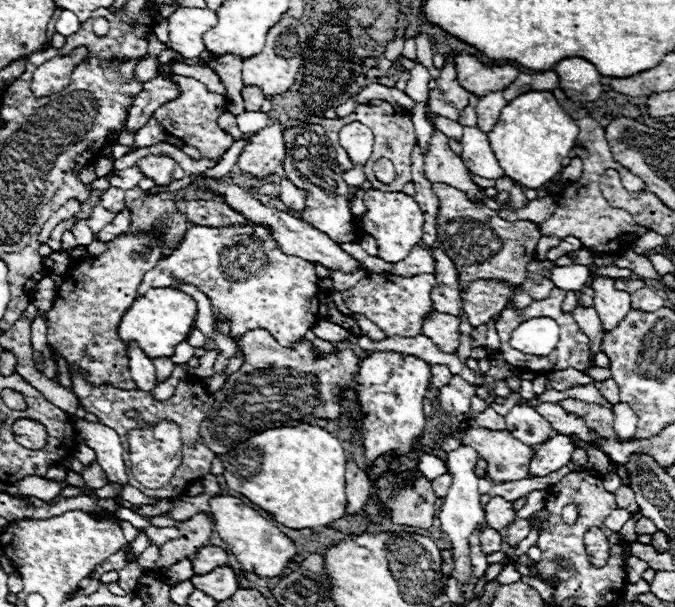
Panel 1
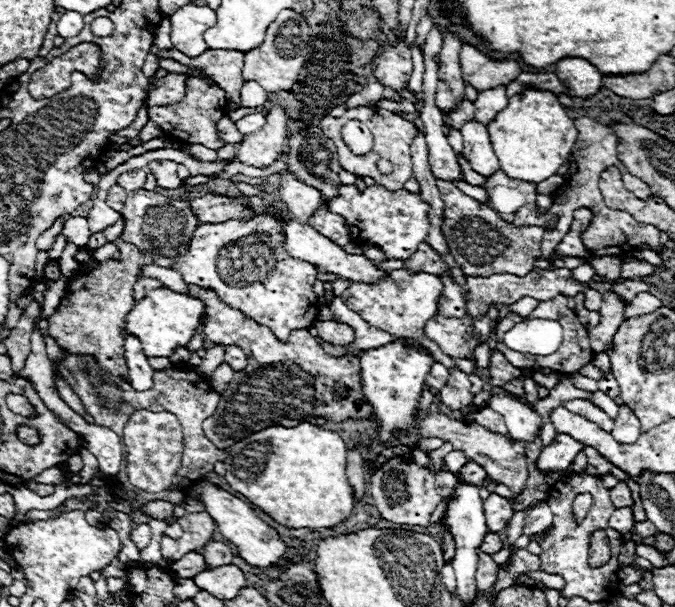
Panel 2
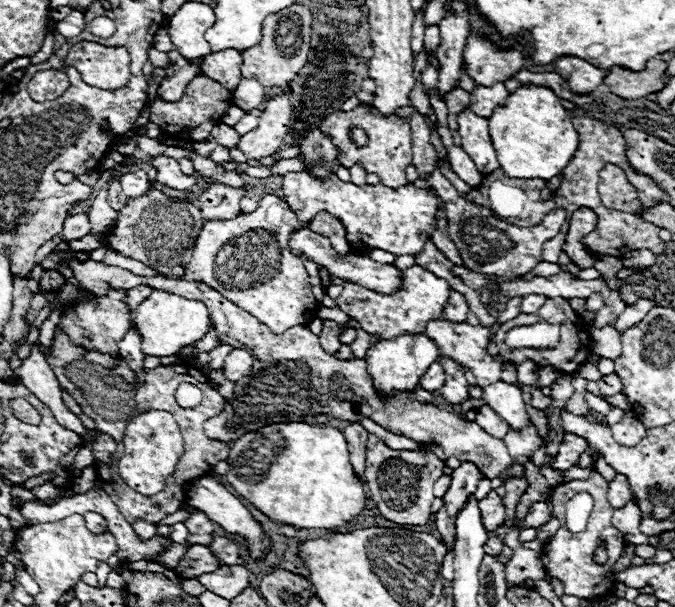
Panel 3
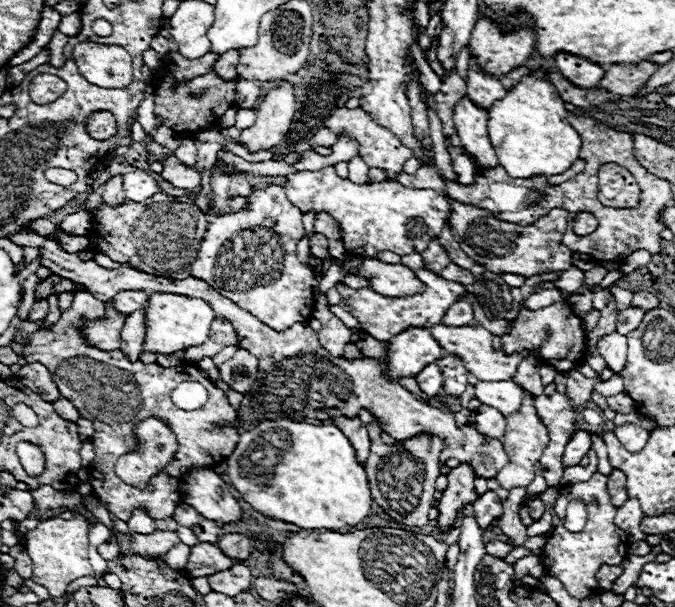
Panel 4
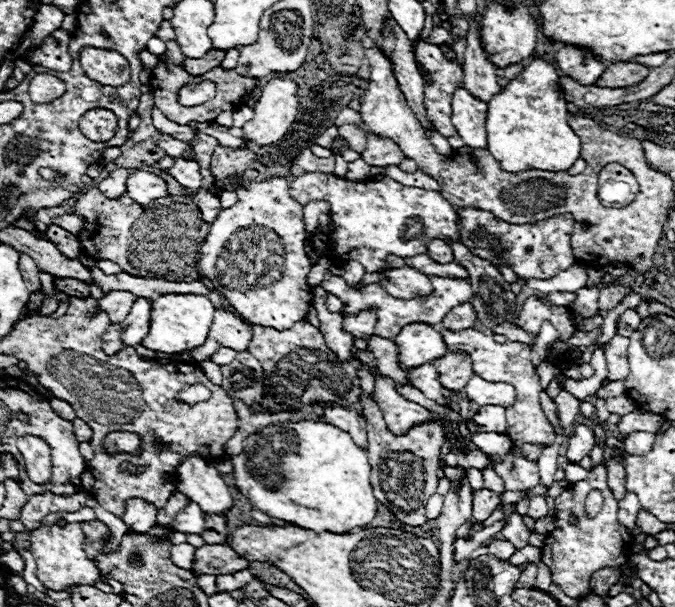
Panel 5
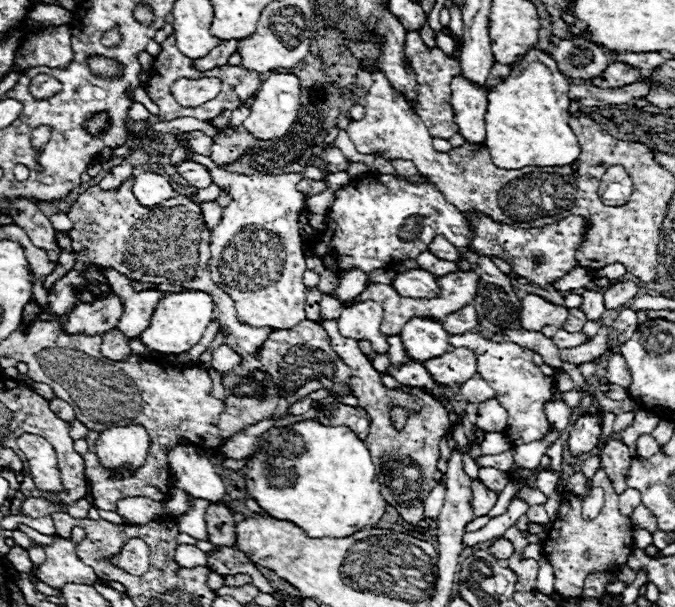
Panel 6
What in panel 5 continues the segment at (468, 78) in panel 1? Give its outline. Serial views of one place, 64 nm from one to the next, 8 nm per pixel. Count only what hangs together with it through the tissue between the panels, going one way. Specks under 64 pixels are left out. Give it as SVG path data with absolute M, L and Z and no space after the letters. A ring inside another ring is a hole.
M492 4L482 16L480 16L480 40L484 46L484 52L488 54L488 60L496 68L506 68L510 64L518 64L534 54L538 36L538 24L530 16L530 10L526 6L516 6L514 10L508 10L504 4Z

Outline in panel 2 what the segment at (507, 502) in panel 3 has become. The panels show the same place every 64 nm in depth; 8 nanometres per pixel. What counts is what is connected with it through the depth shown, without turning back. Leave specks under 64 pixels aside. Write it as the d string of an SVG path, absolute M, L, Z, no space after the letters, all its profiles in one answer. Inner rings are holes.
M190 286L190 294L206 302L207 322L204 335L215 344L235 345L248 354L246 374L256 368L268 366L268 372L258 374L262 382L230 382L230 388L220 394L216 414L204 420L202 432L220 450L228 450L232 444L244 440L248 434L260 432L268 426L296 426L306 416L330 418L342 422L346 418L370 418L370 406L362 394L360 358L354 354L330 356L322 346L308 334L308 330L294 330L286 344L282 344L266 326L244 318L238 310L228 308L218 300L212 290ZM216 326L218 332L216 332ZM282 368L282 370L278 370ZM284 376L284 388L280 386ZM426 414L424 418L418 420L418 432L424 438L440 438L444 442L452 442L456 450L462 450L468 458L478 462L480 466L486 468L486 474L490 480L496 480L500 484L506 484L512 488L512 492L520 494L524 490L526 478L528 478L528 462L526 462L526 448L518 442L514 442L510 436L502 434L492 434L484 426L478 424L464 424L460 420L450 420L444 414Z

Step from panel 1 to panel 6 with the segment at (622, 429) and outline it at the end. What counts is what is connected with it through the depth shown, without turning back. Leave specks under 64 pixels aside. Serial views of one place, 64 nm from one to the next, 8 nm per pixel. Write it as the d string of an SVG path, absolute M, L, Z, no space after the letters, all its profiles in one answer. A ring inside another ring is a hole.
M642 434L642 436L638 436L638 440L636 440L636 454L638 454L638 456L648 458L648 456L652 456L652 454L656 454L656 452L658 452L658 442L654 440L652 434Z

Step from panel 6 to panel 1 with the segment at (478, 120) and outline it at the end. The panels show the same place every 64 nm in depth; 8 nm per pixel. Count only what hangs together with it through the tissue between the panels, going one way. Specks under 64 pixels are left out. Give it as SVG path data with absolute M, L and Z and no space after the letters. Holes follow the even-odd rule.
M464 126L460 158L468 168L468 172L472 172L474 176L488 178L488 180L498 180L506 176L490 148L488 134L484 134L476 126Z

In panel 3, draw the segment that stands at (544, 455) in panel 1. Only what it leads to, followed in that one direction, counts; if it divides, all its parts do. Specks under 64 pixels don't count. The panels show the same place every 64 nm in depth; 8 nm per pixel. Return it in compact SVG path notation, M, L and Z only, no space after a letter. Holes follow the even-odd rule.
M564 434L562 438L562 444L558 448L558 454L554 456L554 462L552 462L552 468L556 470L568 470L572 466L578 464L578 458L582 452L586 452L590 446L584 438L578 438L574 434Z

